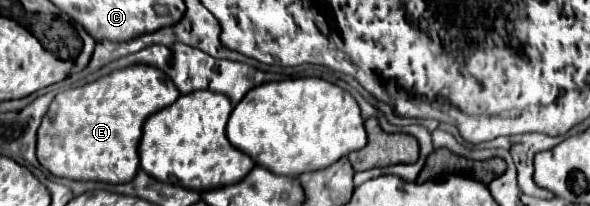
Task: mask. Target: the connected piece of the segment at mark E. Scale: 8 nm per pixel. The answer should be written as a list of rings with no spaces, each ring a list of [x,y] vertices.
[[[132,64],[86,86],[64,90],[56,94],[38,128],[38,160],[54,176],[124,184],[140,168],[138,142],[146,118],[178,98],[180,92],[172,80],[148,64]]]

